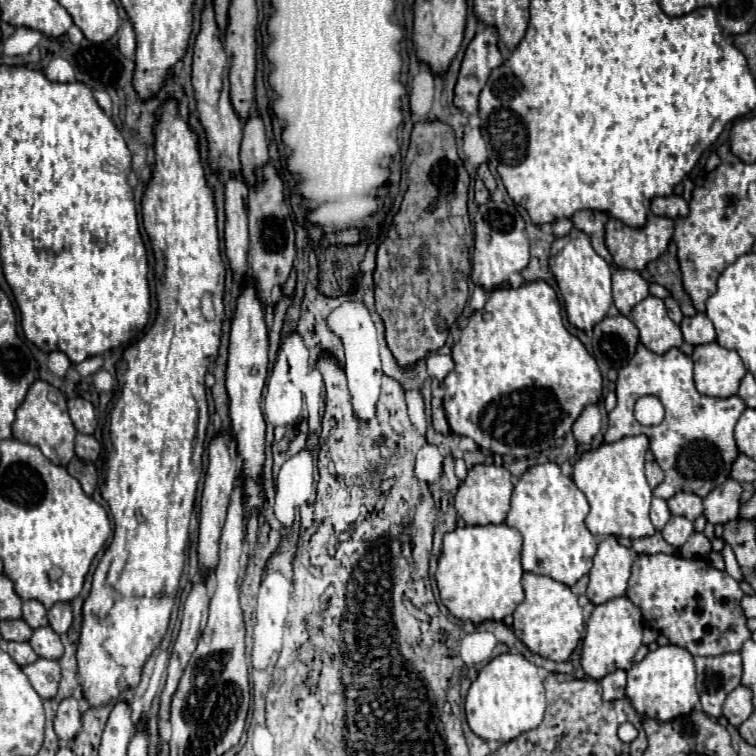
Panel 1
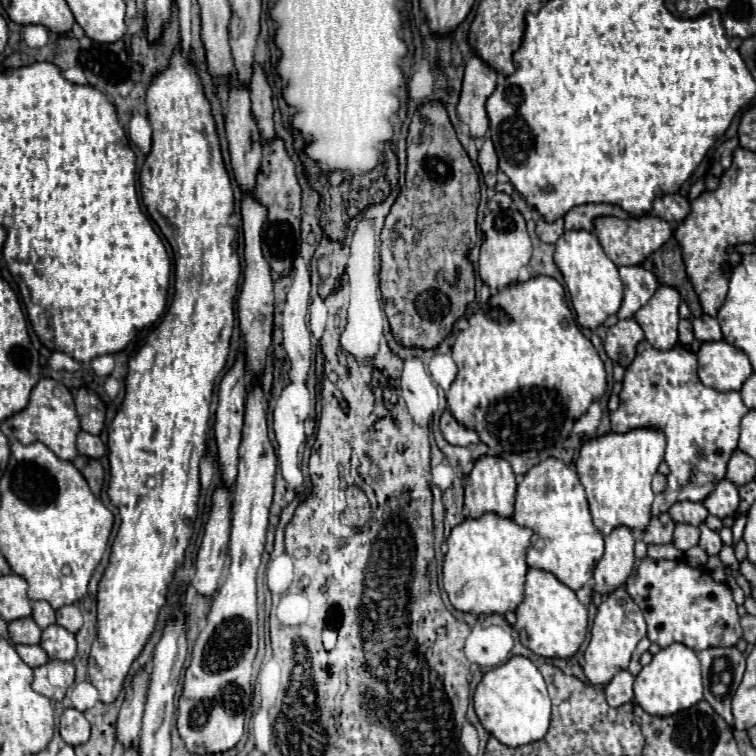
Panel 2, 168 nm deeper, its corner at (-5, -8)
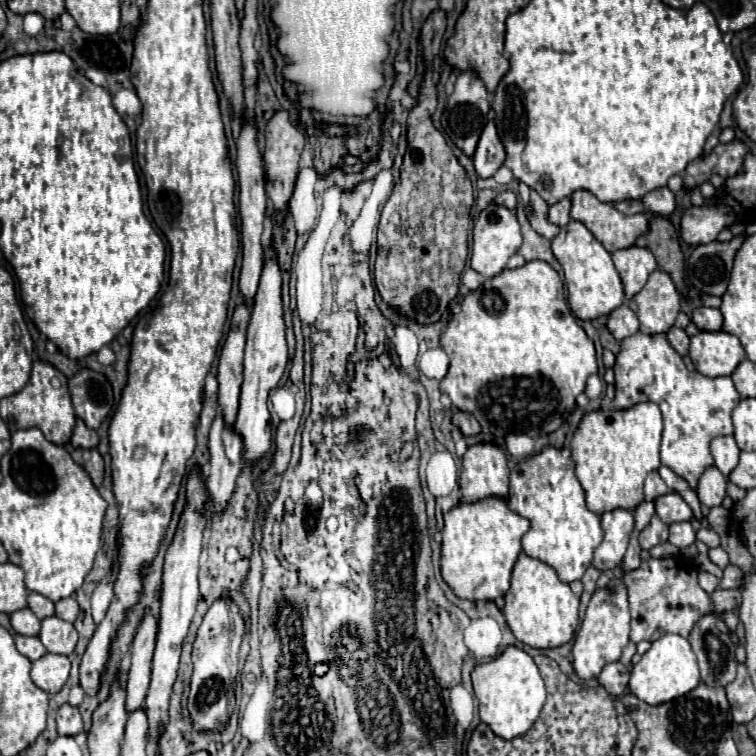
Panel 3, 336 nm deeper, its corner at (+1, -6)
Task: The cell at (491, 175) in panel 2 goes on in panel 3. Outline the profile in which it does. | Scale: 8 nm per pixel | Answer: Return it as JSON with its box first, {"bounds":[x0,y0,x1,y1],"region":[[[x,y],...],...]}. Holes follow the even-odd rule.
{"bounds":[472,122,504,178],"region":[[[488,122],[486,128],[482,130],[482,136],[478,140],[478,146],[476,146],[476,152],[474,152],[472,160],[474,160],[476,172],[478,172],[480,178],[494,176],[494,172],[502,166],[502,162],[504,162],[504,146],[498,140],[494,122]]]}

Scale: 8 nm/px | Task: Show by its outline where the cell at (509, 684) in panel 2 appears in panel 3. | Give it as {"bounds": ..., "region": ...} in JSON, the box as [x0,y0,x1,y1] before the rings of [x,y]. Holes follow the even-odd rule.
{"bounds":[472,646,546,740],"region":[[[508,646],[492,662],[478,664],[472,672],[472,684],[474,684],[474,696],[478,700],[480,720],[488,724],[490,730],[504,740],[524,736],[534,726],[546,700],[544,680],[534,660],[524,650],[514,646]]]}

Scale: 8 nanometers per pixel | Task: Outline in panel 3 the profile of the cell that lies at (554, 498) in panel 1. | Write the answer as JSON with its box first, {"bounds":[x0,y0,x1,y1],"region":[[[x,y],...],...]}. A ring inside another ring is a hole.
{"bounds":[508,446,602,584],"region":[[[548,446],[540,454],[518,462],[510,474],[508,508],[530,520],[530,530],[522,536],[522,548],[530,558],[552,566],[566,584],[582,578],[596,546],[602,542],[602,528],[600,516],[586,508],[584,490],[574,474],[572,458]]]}

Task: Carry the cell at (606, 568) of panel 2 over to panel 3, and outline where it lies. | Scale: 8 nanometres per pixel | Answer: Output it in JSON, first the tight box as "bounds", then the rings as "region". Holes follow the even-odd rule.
{"bounds":[592,510,634,572],"region":[[[612,510],[602,514],[604,540],[596,548],[592,560],[592,566],[596,570],[604,572],[622,564],[632,528],[634,528],[634,514],[630,510]]]}

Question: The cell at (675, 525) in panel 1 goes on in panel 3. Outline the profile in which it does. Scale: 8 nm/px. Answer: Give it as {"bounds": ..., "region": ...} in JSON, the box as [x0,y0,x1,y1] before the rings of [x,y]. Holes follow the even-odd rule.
{"bounds":[670,522,696,548],"region":[[[676,522],[670,526],[670,544],[674,544],[676,548],[686,548],[694,544],[694,540],[696,532],[690,522]]]}

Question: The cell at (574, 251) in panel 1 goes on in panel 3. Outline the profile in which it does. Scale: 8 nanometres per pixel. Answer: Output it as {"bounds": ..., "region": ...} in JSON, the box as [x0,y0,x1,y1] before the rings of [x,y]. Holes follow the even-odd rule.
{"bounds":[552,222,624,320],"region":[[[568,222],[560,234],[552,240],[552,252],[560,266],[564,268],[564,280],[568,288],[568,304],[576,318],[580,320],[598,320],[604,314],[610,314],[614,308],[624,304],[622,280],[612,264],[612,256],[606,248],[592,236],[592,232],[582,222]]]}

